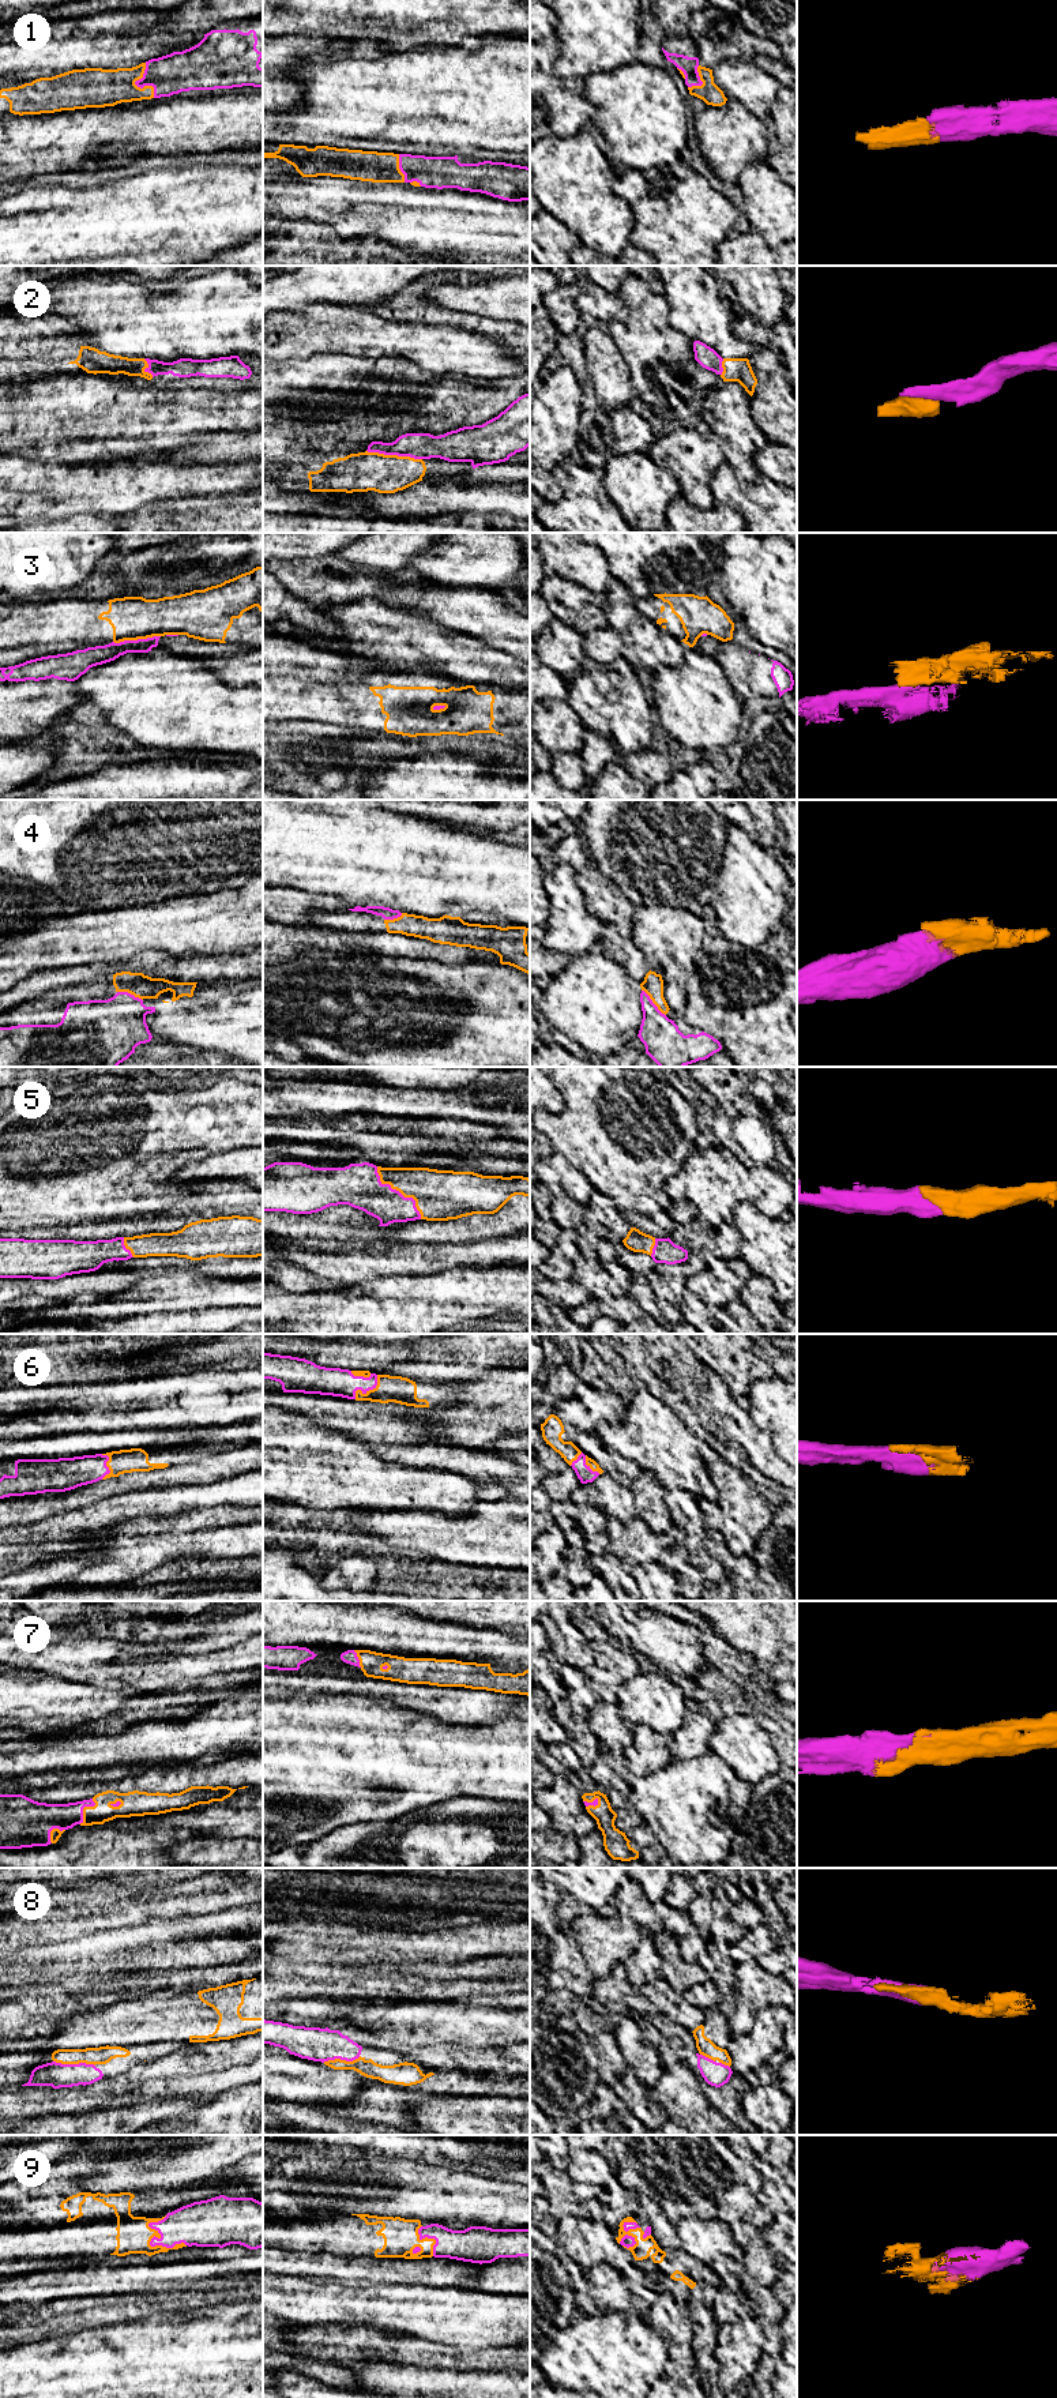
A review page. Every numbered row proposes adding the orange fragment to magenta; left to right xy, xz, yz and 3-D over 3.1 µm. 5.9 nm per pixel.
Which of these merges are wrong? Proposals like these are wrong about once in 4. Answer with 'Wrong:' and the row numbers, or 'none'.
Wrong: 3

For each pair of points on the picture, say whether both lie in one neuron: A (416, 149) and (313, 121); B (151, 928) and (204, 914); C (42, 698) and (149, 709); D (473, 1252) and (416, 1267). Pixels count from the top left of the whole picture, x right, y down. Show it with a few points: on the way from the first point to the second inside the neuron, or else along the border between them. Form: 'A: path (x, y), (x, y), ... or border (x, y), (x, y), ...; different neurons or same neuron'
A: path (390, 123), (339, 121); same neuron
B: path (165, 925), (191, 921); same neuron
C: border (71, 681), (82, 702); different neurons
D: path (459, 1254), (429, 1259); same neuron

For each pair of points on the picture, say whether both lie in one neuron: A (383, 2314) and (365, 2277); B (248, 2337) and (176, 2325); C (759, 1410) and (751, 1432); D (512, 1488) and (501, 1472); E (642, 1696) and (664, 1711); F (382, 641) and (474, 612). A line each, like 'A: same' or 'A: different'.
A: different
B: same
C: different
D: same
E: same
F: different

